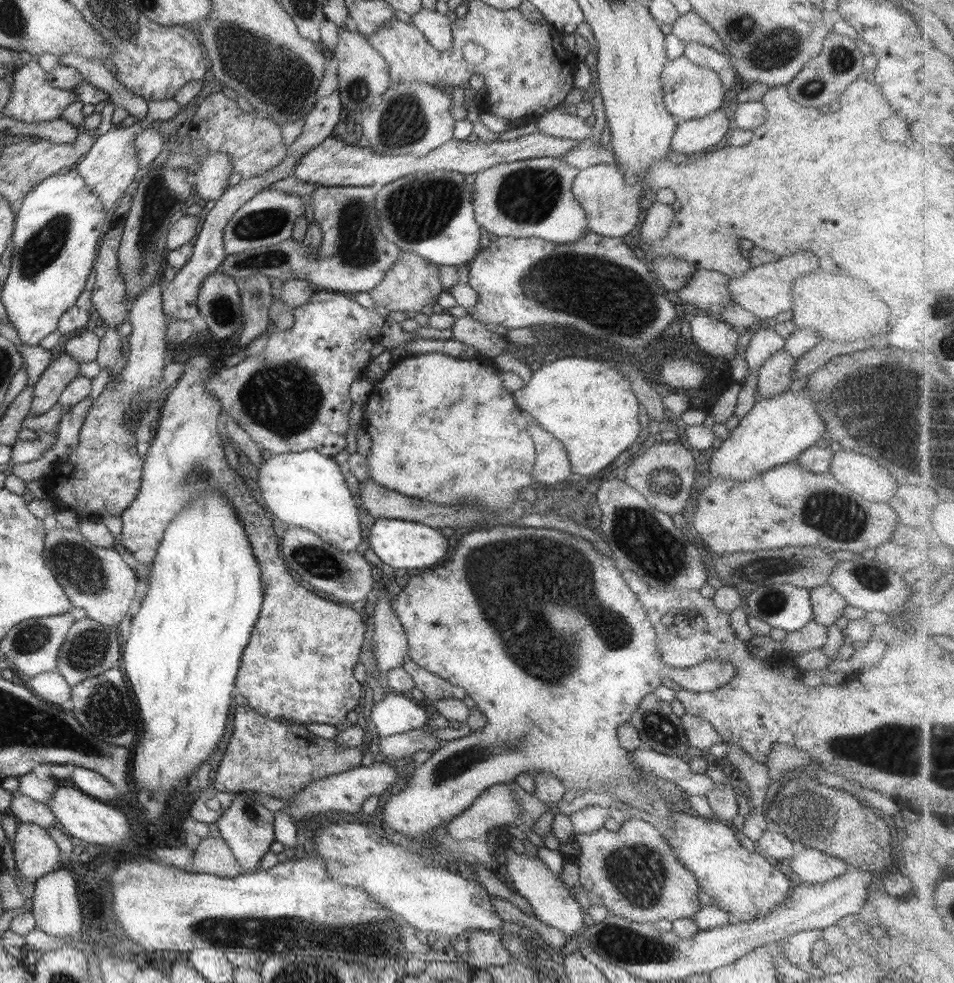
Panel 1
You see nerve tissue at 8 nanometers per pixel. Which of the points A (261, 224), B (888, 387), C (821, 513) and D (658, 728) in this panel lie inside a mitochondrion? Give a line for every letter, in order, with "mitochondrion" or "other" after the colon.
A: mitochondrion
B: mitochondrion
C: mitochondrion
D: mitochondrion

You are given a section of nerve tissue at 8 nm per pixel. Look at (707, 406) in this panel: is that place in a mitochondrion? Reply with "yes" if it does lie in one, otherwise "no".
no

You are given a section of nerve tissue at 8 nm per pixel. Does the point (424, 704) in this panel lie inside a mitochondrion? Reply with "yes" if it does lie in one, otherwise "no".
no

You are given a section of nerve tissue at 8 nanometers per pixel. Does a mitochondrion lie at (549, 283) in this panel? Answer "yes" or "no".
yes

